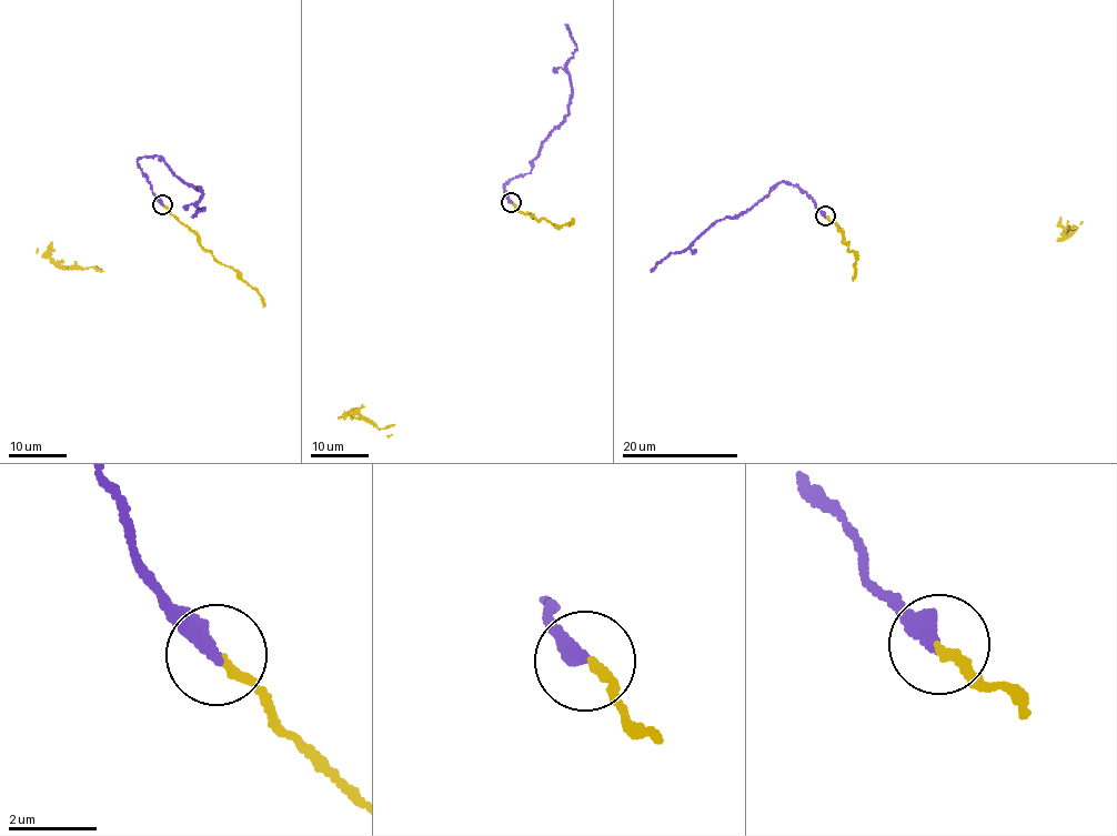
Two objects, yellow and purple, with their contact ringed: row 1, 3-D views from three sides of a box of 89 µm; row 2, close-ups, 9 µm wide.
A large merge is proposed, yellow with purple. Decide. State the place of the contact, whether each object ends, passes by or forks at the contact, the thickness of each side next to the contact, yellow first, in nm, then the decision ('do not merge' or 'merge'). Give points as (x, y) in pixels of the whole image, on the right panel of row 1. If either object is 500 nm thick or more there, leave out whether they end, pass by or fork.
place (825, 215); yellow ends; purple ends; calibres 200 and 340 nm; merge

